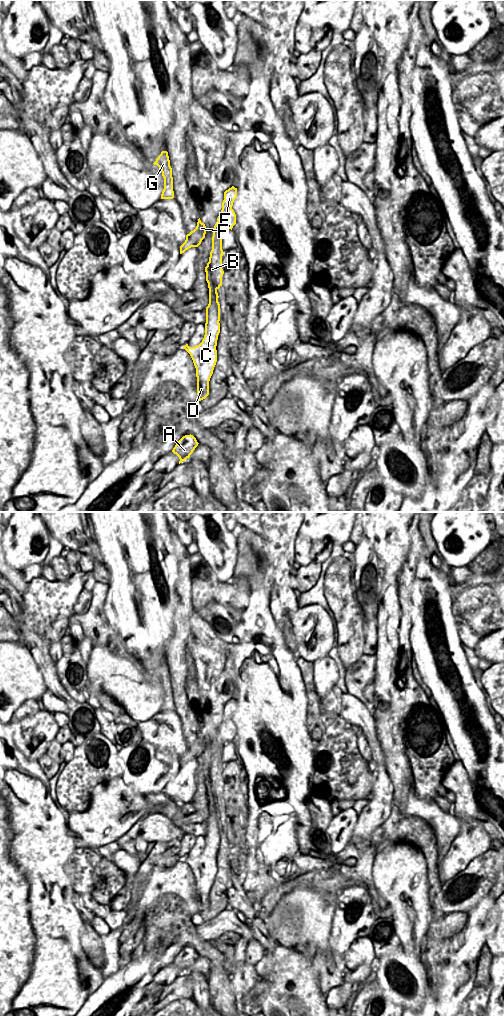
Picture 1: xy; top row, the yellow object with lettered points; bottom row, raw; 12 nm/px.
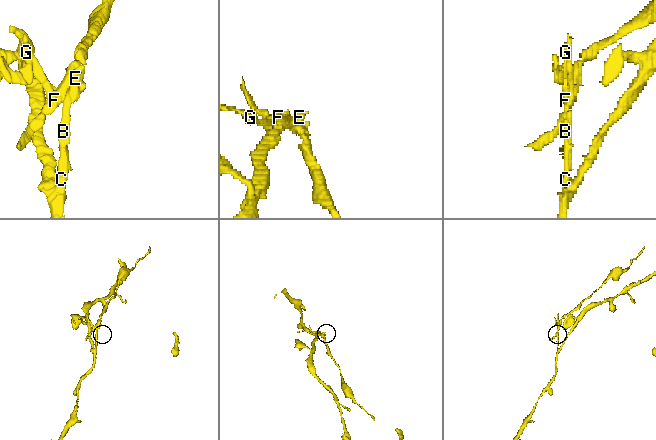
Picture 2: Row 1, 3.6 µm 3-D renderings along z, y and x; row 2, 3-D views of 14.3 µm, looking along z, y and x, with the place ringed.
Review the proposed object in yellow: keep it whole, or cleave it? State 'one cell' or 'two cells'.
two cells

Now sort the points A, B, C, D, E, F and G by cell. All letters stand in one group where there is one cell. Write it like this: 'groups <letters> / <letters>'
groups A C D / B E F G

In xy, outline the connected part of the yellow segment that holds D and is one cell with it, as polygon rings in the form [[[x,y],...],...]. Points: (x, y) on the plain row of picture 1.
[[[206,830],[202,854],[195,859],[189,859],[188,856],[183,858],[190,866],[196,880],[198,913],[209,907],[209,893],[217,874],[216,858],[219,845],[220,835],[215,838],[211,830]]]

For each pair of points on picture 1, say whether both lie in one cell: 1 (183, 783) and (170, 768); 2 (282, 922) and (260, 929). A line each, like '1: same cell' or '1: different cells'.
1: different cells
2: different cells

